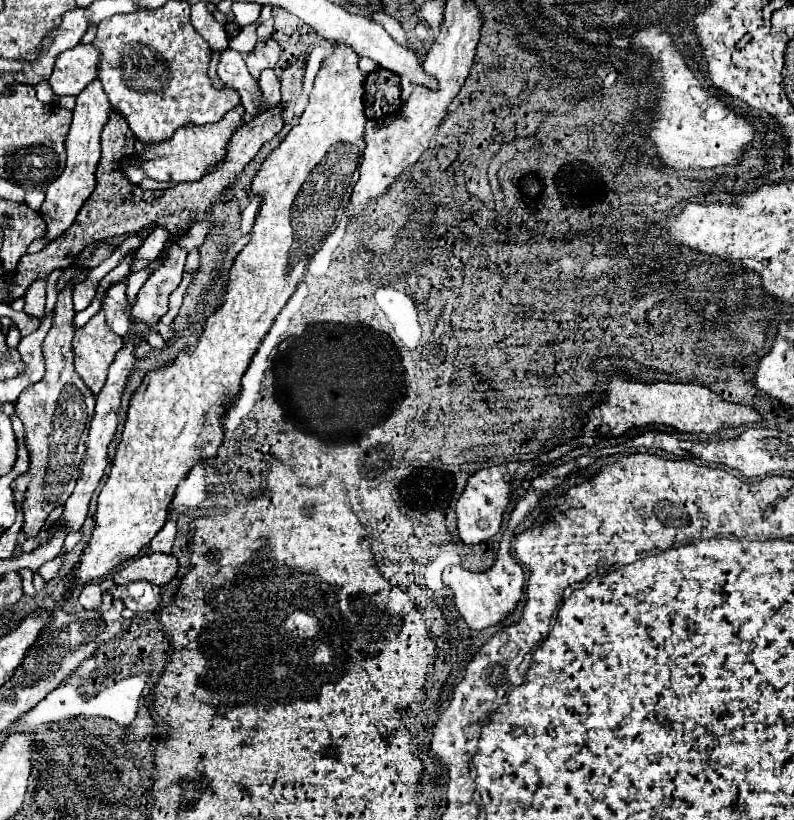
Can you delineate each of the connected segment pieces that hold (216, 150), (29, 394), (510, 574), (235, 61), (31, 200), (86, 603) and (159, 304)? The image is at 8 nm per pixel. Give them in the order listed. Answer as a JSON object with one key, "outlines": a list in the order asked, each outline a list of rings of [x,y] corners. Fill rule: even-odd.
{"outlines":[[[[236,106],[236,108],[228,110],[222,116],[222,120],[218,120],[214,124],[204,124],[204,126],[186,124],[186,126],[178,128],[174,132],[174,136],[168,138],[168,140],[162,140],[158,144],[140,144],[142,152],[136,152],[134,156],[124,156],[118,162],[116,168],[120,172],[124,172],[124,170],[128,170],[128,166],[139,164],[148,178],[168,180],[168,182],[174,182],[174,184],[200,180],[206,170],[214,168],[218,162],[222,162],[230,136],[234,134],[234,130],[238,126],[242,126],[242,114],[244,114],[244,108]]],[[[64,288],[58,296],[52,316],[52,328],[42,342],[42,356],[46,364],[46,374],[40,382],[30,384],[16,402],[16,414],[26,428],[26,448],[30,450],[30,468],[12,482],[12,490],[24,492],[24,524],[22,530],[30,536],[48,520],[50,512],[64,504],[78,480],[78,466],[86,454],[86,438],[90,432],[90,422],[94,416],[96,396],[82,384],[80,376],[74,372],[72,344],[66,336],[74,334],[72,328],[74,308],[72,308],[72,288]]],[[[507,529],[499,543],[498,554],[494,560],[494,566],[490,566],[484,572],[468,572],[462,566],[450,566],[444,570],[446,584],[454,592],[454,604],[460,616],[466,620],[466,624],[474,630],[482,630],[488,626],[498,624],[508,612],[514,610],[518,600],[522,598],[522,586],[524,586],[524,570],[518,562],[514,562],[510,554],[512,543],[512,530]]],[[[232,48],[220,50],[220,60],[218,60],[218,76],[220,80],[238,90],[240,102],[246,108],[250,116],[260,114],[260,92],[258,92],[258,82],[248,74],[248,68],[244,64],[244,56]]],[[[28,190],[26,192],[26,200],[24,200],[32,210],[40,210],[42,202],[44,202],[44,192],[38,192],[38,190]]],[[[90,582],[82,588],[80,596],[78,596],[78,602],[86,608],[86,610],[94,610],[102,604],[102,588],[96,584],[96,582]]],[[[170,246],[168,256],[158,270],[140,288],[132,306],[132,318],[154,326],[168,312],[168,296],[178,288],[184,272],[186,252],[180,246]]]]}

